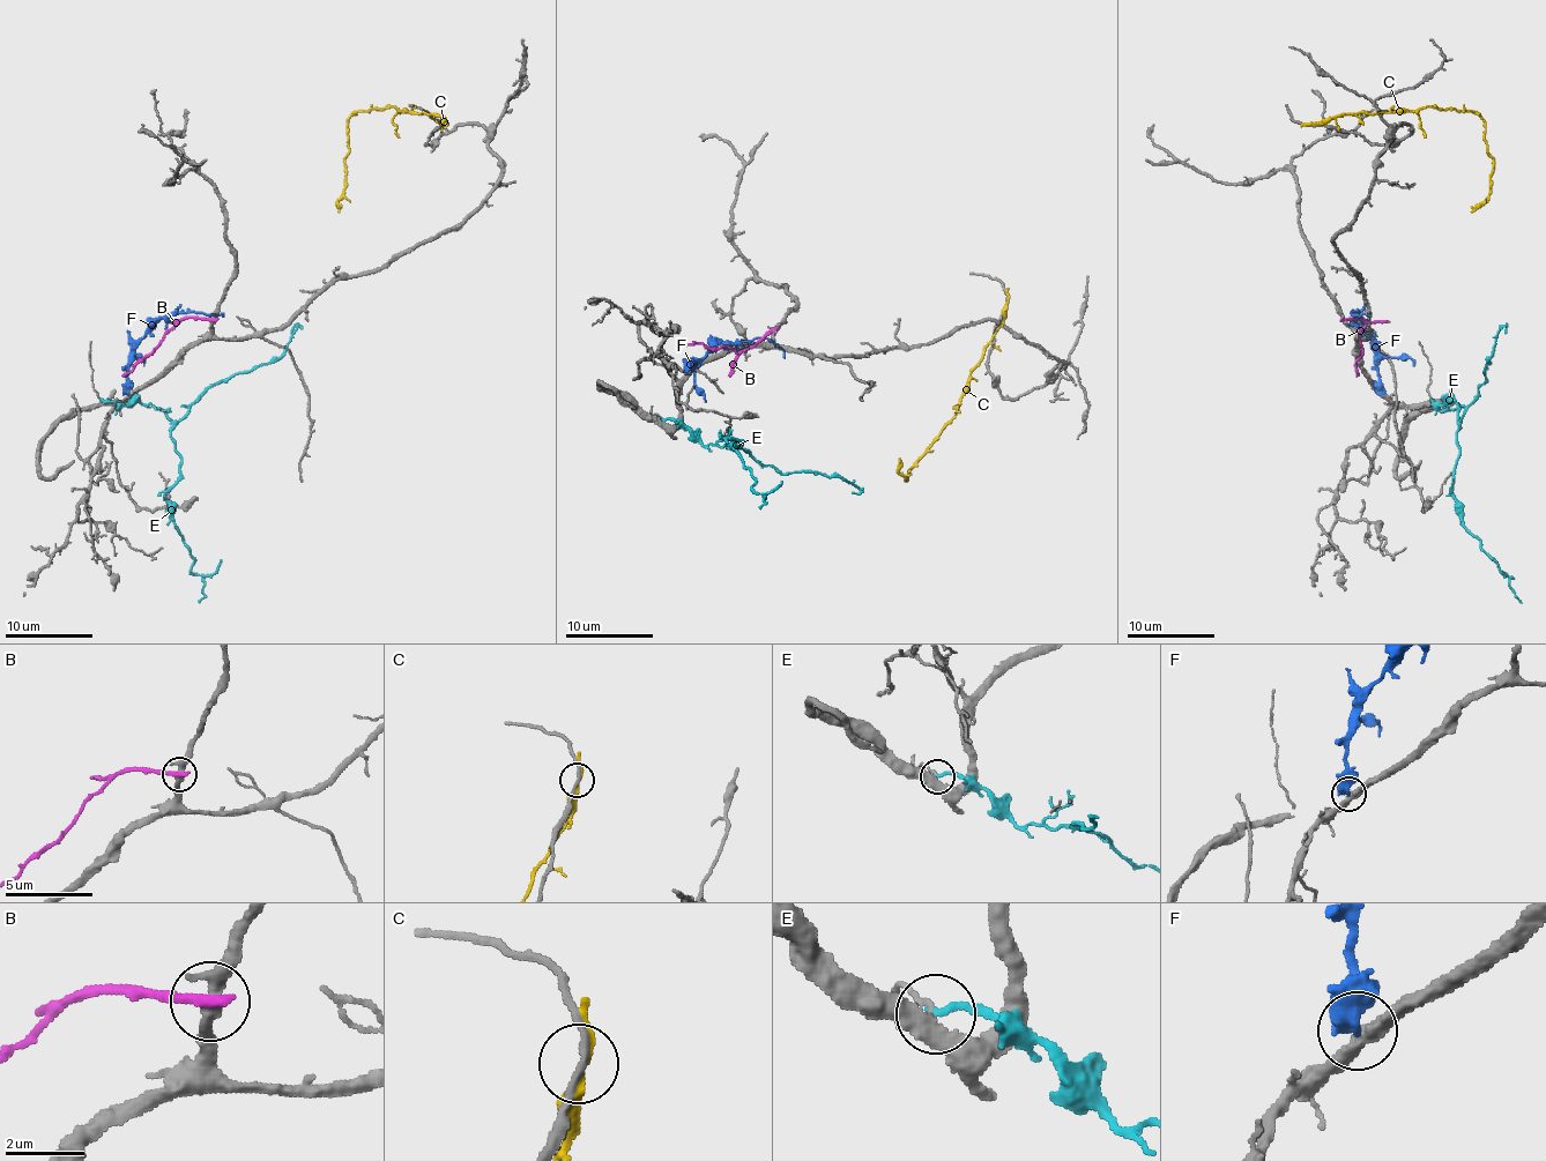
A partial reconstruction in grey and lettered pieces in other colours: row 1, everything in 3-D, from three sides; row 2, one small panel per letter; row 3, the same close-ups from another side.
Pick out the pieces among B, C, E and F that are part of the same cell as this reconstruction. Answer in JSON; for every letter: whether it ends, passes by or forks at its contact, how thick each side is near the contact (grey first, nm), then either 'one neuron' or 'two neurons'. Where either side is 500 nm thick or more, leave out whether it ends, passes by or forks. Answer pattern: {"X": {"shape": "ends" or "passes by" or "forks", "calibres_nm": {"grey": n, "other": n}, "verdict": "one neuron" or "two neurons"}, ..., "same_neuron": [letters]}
{"B": {"shape": "ends", "calibres_nm": {"grey": 340, "other": 340}, "verdict": "two neurons"}, "C": {"shape": "passes by", "calibres_nm": {"grey": 190, "other": 240}, "verdict": "two neurons"}, "E": {"shape": "ends", "calibres_nm": {"grey": 260, "other": 200}, "verdict": "two neurons"}, "F": {"calibres_nm": {"grey": 400, "other": 650}, "verdict": "two neurons"}, "same_neuron": []}

